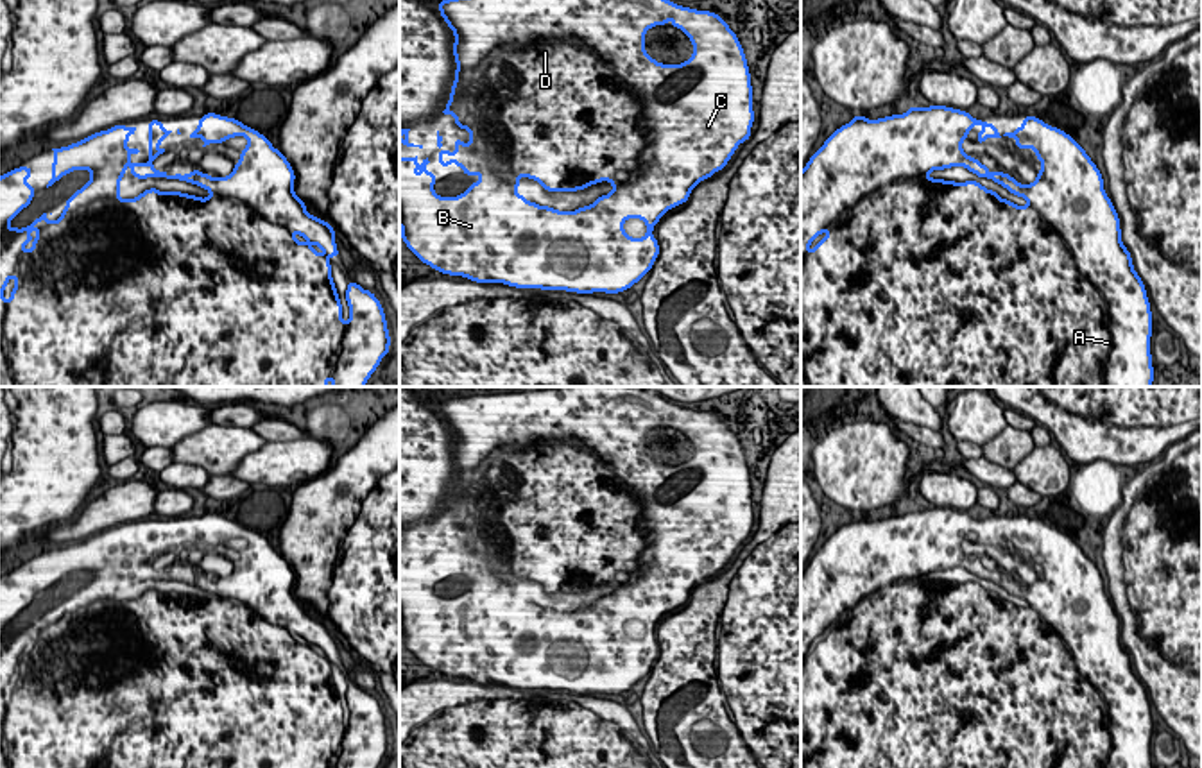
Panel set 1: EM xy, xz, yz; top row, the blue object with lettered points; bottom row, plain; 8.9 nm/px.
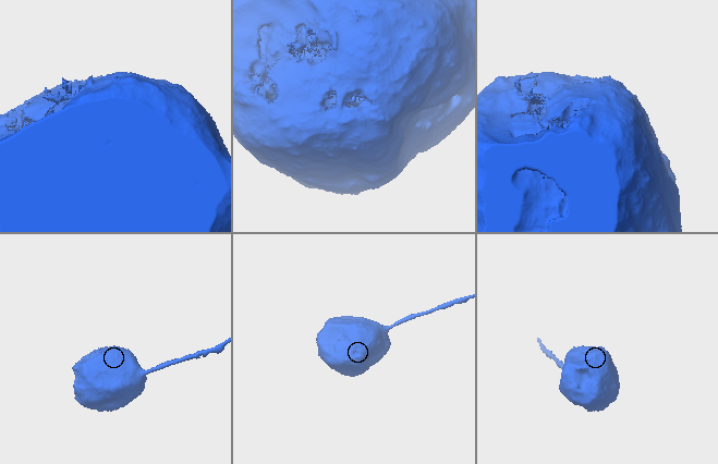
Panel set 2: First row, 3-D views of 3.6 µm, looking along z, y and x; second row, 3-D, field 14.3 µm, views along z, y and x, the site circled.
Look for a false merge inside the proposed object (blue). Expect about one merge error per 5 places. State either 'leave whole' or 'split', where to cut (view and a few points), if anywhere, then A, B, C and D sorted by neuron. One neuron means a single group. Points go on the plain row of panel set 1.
leave whole; no cut; A B C D

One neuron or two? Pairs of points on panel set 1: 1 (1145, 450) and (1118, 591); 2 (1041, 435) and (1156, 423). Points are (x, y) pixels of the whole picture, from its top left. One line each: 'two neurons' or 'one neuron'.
1: two neurons
2: two neurons

